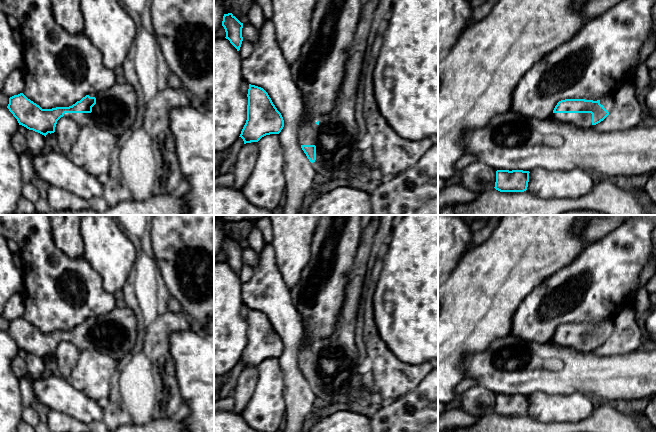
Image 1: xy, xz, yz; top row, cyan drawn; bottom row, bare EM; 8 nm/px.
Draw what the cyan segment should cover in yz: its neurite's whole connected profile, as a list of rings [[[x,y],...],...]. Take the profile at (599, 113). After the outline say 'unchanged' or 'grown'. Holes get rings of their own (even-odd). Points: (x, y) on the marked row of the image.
[[[614,97],[601,100],[565,99],[555,106],[551,118],[560,122],[571,123],[579,128],[590,128],[603,121],[611,112]]]; grown

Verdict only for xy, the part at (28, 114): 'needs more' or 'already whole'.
needs more

